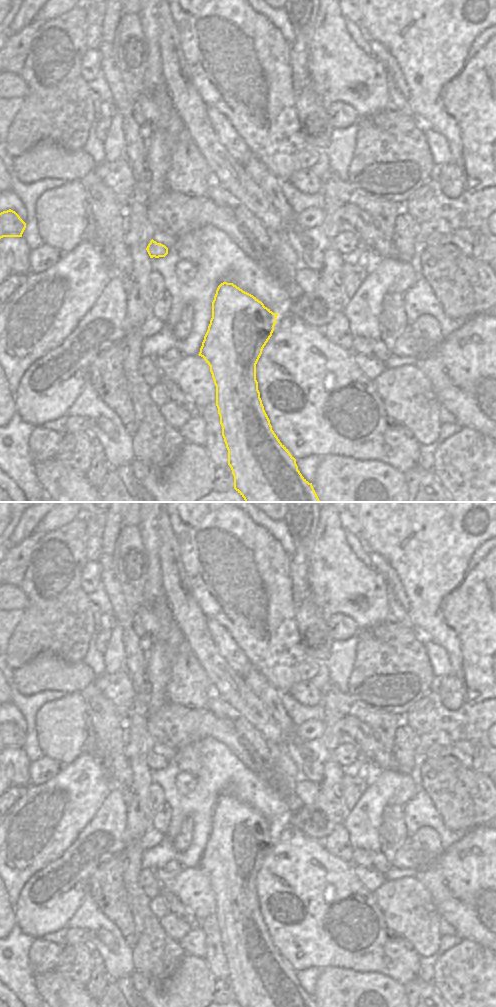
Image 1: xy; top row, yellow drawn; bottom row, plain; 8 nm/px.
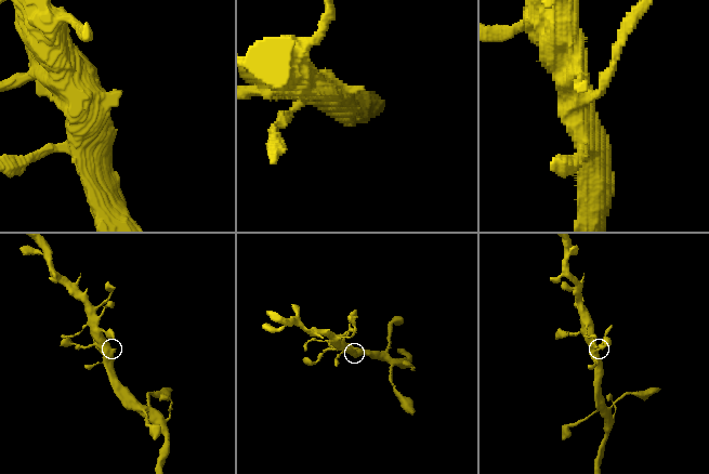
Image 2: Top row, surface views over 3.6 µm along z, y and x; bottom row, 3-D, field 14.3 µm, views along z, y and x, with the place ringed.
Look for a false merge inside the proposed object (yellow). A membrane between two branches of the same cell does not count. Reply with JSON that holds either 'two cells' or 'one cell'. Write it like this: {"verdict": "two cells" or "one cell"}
{"verdict": "one cell"}

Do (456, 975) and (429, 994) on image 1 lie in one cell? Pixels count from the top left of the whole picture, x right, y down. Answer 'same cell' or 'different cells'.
different cells

